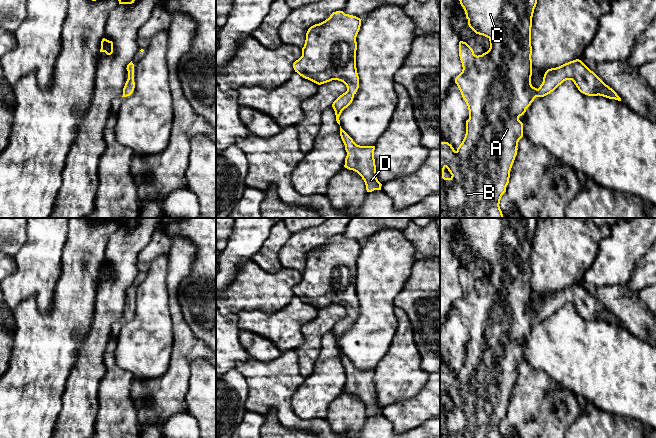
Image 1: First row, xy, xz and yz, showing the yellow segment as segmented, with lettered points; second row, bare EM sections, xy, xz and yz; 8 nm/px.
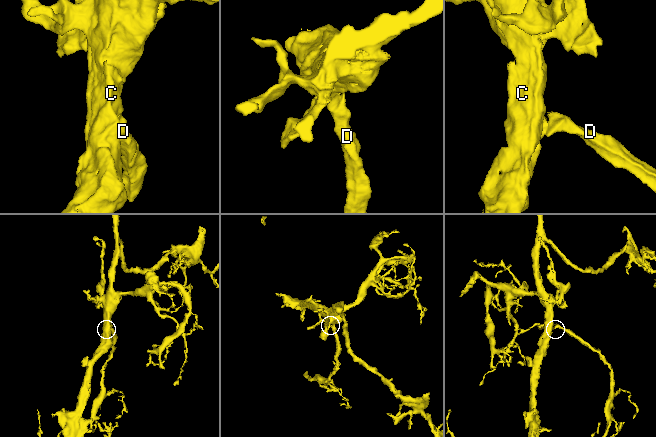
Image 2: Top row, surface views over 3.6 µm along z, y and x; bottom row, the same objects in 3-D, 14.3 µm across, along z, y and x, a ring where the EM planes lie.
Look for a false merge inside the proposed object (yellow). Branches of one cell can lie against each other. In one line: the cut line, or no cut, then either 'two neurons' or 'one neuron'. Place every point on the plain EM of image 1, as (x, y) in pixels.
cut none; one neuron

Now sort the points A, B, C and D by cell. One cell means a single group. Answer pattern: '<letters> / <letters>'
A B C D

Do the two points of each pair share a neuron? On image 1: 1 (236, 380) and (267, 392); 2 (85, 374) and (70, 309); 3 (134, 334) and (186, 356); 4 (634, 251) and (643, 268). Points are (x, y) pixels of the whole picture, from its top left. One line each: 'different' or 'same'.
1: different
2: different
3: different
4: different

